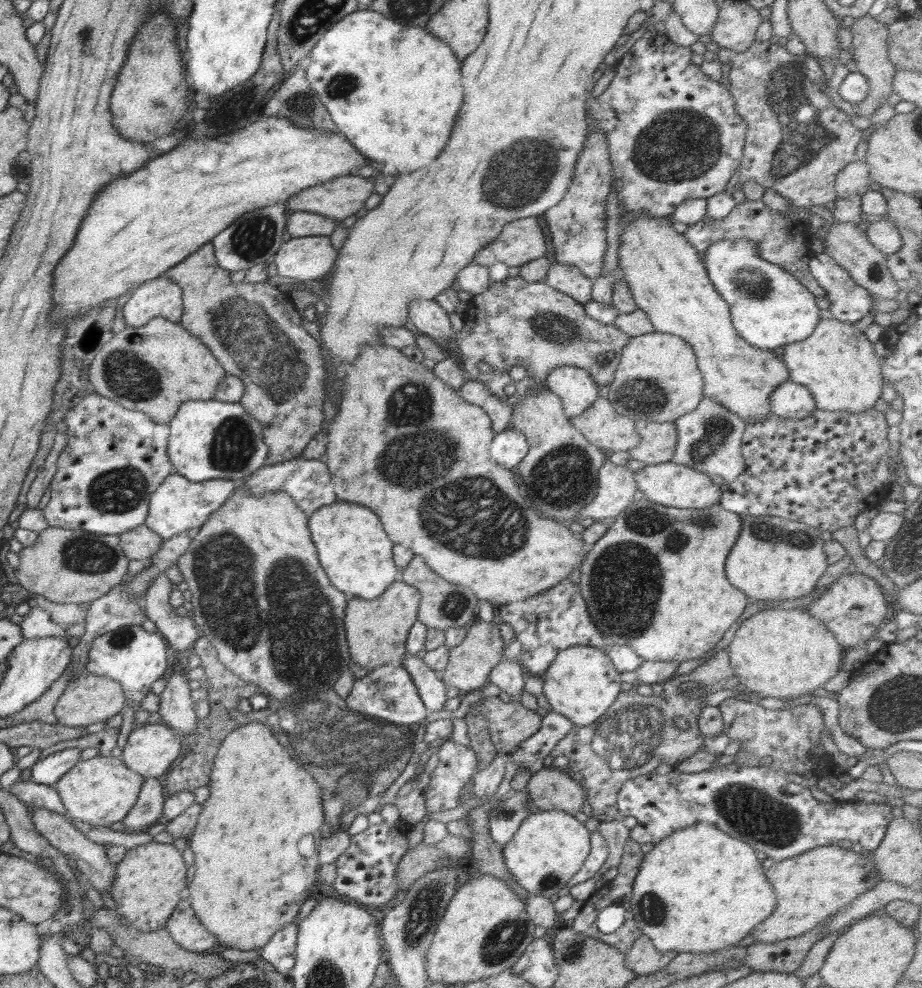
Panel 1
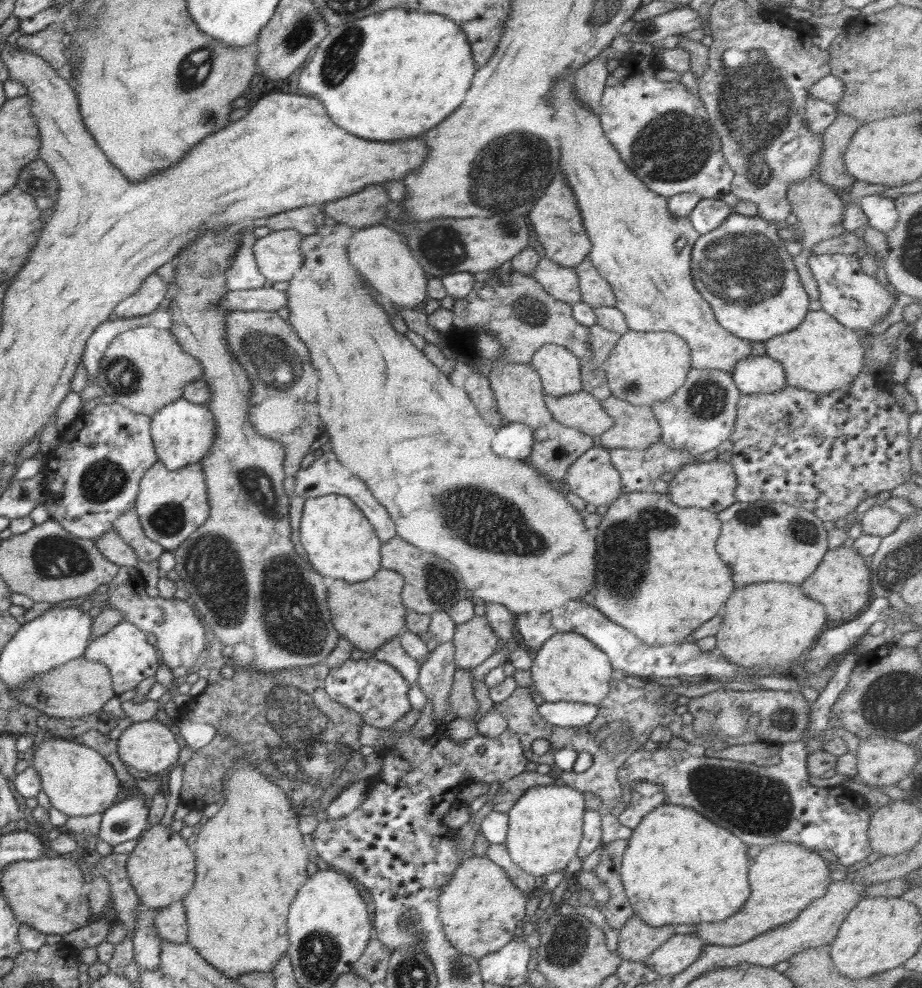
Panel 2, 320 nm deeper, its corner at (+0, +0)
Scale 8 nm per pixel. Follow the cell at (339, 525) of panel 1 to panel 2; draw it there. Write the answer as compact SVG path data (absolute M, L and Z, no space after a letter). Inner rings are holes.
M324 495L308 498L300 522L300 542L310 556L310 564L329 581L359 583L378 572L382 546L374 527L347 496Z

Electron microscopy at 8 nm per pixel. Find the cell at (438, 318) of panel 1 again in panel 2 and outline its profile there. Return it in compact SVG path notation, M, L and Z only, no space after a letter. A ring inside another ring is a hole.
M386 226L360 228L351 236L348 254L352 266L356 267L360 276L372 284L380 294L387 296L390 304L398 304L404 309L423 310L424 304L430 300L427 295L427 280L430 276L410 254L402 236Z

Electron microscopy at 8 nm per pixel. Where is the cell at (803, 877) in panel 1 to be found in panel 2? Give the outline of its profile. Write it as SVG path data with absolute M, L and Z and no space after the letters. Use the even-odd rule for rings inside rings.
M792 843L771 844L752 859L748 880L750 896L740 912L732 914L728 920L696 924L696 932L702 942L718 946L736 946L752 940L755 936L788 924L800 915L813 900L823 897L832 884L828 862L820 854Z

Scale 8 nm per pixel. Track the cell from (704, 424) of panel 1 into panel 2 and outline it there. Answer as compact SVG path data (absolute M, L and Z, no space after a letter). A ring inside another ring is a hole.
M691 368L684 386L676 394L650 407L662 432L661 441L670 450L690 453L690 463L698 462L700 454L716 450L731 436L741 394L730 373Z

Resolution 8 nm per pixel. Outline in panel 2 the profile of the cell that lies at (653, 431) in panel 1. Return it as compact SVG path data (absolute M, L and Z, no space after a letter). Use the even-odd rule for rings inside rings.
M614 396L601 402L604 411L614 419L614 424L597 439L597 445L608 450L644 450L661 441L662 432L652 408L633 406Z

